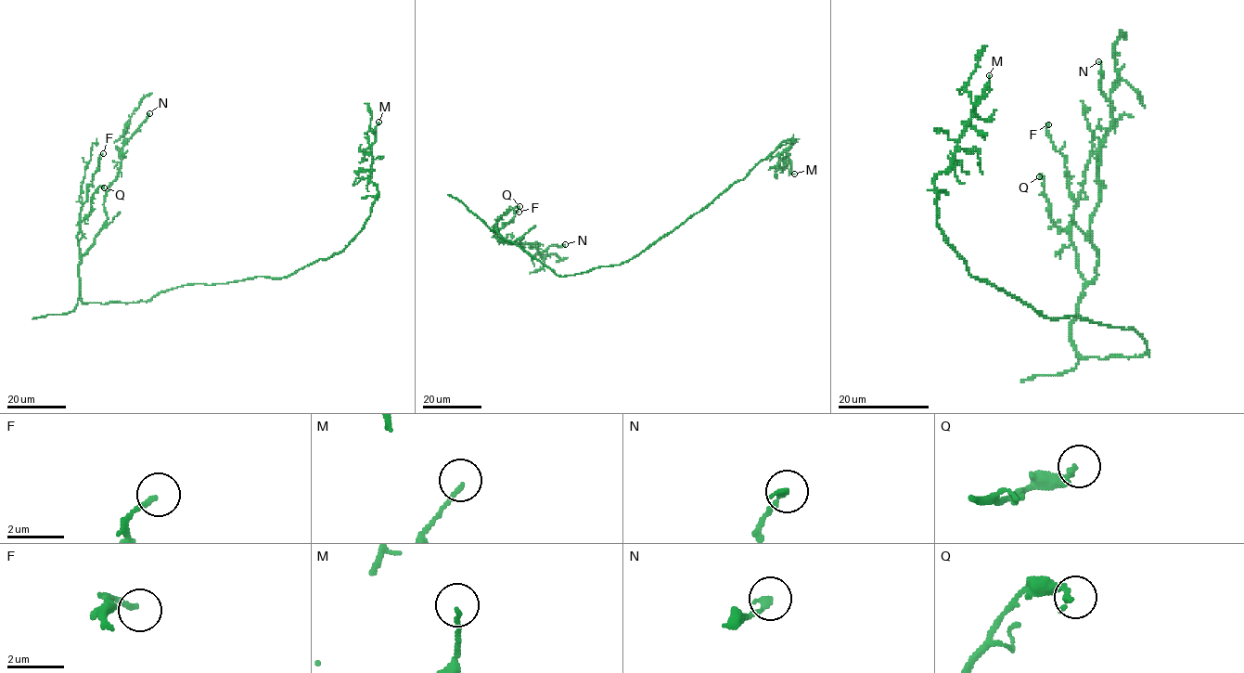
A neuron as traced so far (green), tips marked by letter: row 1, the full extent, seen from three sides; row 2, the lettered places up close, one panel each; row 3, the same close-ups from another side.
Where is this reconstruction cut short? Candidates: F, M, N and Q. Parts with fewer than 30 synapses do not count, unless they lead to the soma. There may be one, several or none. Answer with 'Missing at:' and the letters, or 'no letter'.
Missing at: no letter

